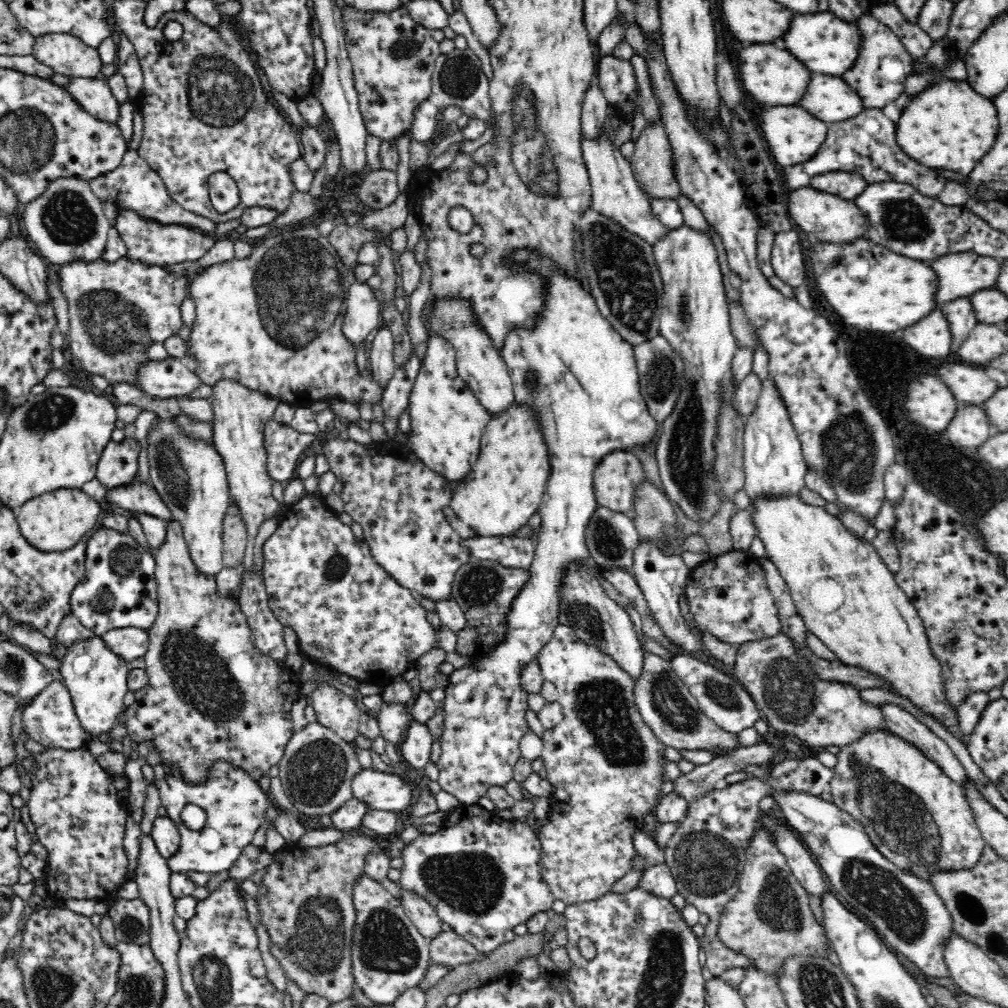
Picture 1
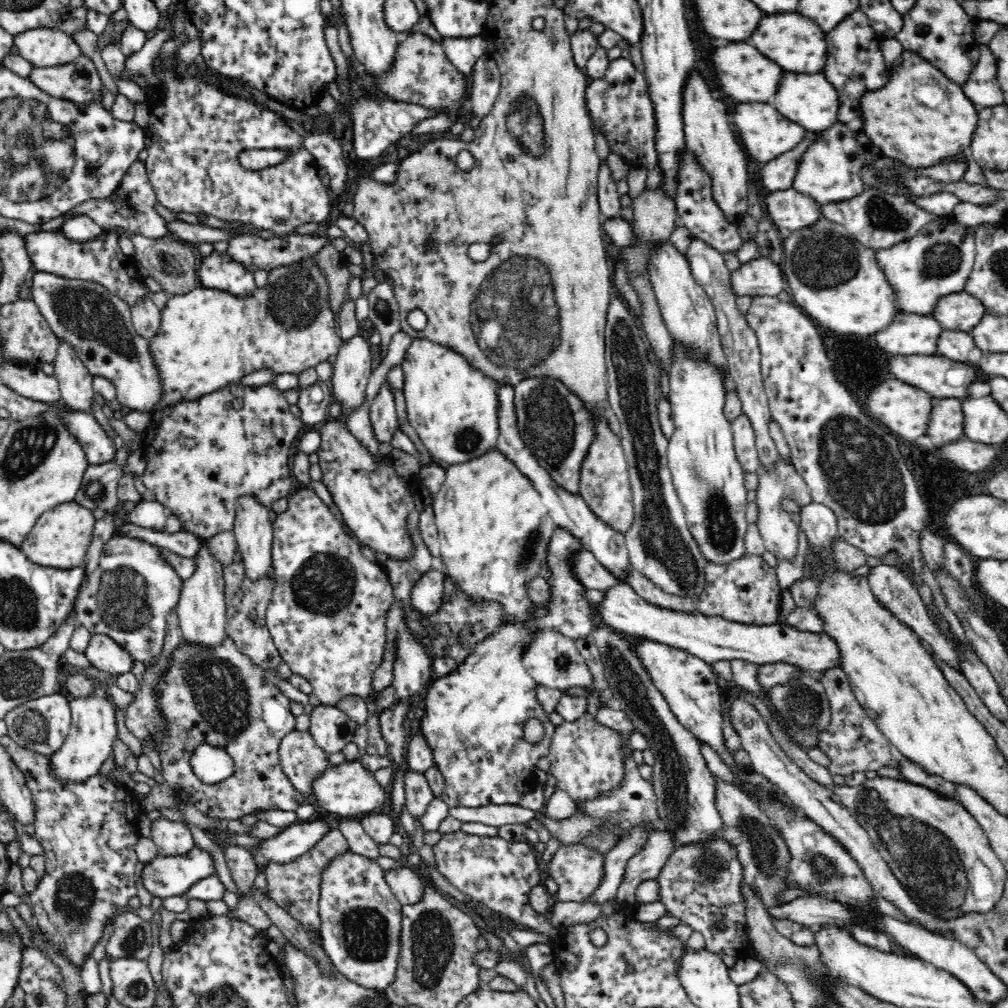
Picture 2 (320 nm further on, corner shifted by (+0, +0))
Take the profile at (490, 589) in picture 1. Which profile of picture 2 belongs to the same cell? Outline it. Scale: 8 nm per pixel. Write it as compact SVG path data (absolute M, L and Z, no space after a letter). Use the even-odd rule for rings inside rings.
M444 574L444 604L442 610L429 615L433 623L438 627L438 636L432 640L432 650L438 657L453 658L458 663L463 663L465 658L474 650L475 644L478 644L483 638L503 623L504 605L496 599L476 599L468 595L466 590L460 587L456 578Z

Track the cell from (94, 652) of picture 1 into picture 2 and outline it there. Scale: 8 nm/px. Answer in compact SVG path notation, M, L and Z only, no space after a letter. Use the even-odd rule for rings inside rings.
M99 690L83 697L69 697L69 703L71 728L65 744L52 755L53 768L63 780L78 782L98 774L104 762L113 753L112 744L117 736L118 712L112 697Z

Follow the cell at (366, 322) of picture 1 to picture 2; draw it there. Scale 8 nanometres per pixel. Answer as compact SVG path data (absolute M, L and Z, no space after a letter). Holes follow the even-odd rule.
M356 334L356 336L350 337L348 340L343 341L341 347L339 348L336 360L334 364L331 364L333 373L330 377L330 387L332 388L331 392L333 393L334 399L342 404L342 416L339 418L343 420L352 409L360 408L362 402L364 402L364 396L366 396L365 386L367 385L370 374L372 374L372 346L368 338Z

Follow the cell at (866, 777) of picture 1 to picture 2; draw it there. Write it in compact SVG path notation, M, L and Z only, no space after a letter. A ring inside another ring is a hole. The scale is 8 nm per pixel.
M888 776L866 778L863 783L850 786L832 782L831 789L865 828L891 872L920 907L952 922L954 917L966 911L986 912L1001 897L1007 870L993 851L980 823L956 798L938 793L936 789L923 784Z

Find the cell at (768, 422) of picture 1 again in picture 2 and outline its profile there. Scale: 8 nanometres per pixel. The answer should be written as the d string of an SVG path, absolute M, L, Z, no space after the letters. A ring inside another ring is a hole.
M780 454L770 465L759 462L756 473L758 484L755 488L755 506L757 506L755 523L762 538L765 540L765 549L772 553L778 561L790 560L798 552L800 527L794 522L794 515L786 511L784 503L786 500L795 500L804 505L813 500L812 495L796 467L794 467L791 461L786 461Z

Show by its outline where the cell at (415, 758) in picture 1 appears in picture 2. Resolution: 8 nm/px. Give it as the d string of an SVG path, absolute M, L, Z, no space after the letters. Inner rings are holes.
M412 768L404 771L405 808L410 815L420 821L428 806L435 798L428 780L423 772L417 772Z

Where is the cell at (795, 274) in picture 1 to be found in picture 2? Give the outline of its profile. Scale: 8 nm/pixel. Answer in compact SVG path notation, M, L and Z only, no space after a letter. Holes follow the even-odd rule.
M759 257L742 264L732 272L734 289L738 296L774 296L788 289L787 277L781 264L772 258Z

